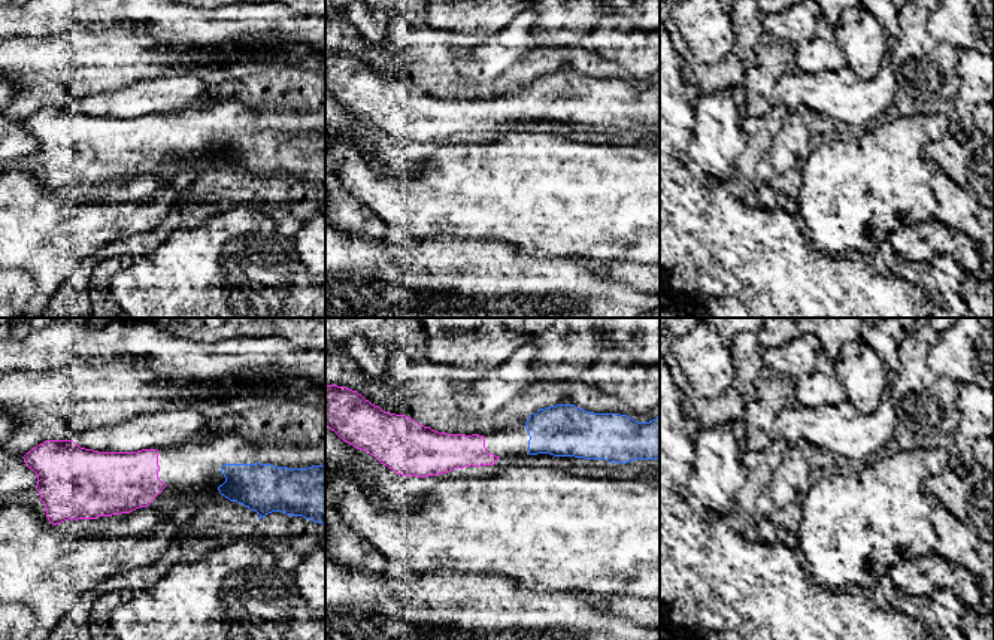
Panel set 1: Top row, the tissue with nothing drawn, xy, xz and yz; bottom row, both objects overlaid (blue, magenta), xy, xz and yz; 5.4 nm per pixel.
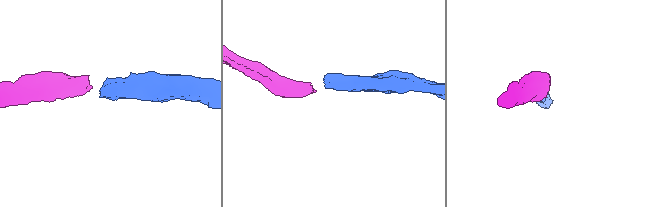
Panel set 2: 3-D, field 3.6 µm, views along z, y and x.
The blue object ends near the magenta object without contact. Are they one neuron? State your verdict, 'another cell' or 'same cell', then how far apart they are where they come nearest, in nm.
same cell; gap 160 nm

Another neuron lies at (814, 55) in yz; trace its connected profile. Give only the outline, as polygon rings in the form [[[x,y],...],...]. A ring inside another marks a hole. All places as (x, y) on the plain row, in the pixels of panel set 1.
[[[812,37],[794,46],[791,55],[797,70],[804,73],[839,72],[846,67],[842,51],[836,42]]]

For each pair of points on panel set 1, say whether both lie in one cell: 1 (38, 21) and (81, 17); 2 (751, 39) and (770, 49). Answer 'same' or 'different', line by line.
1: same
2: different

